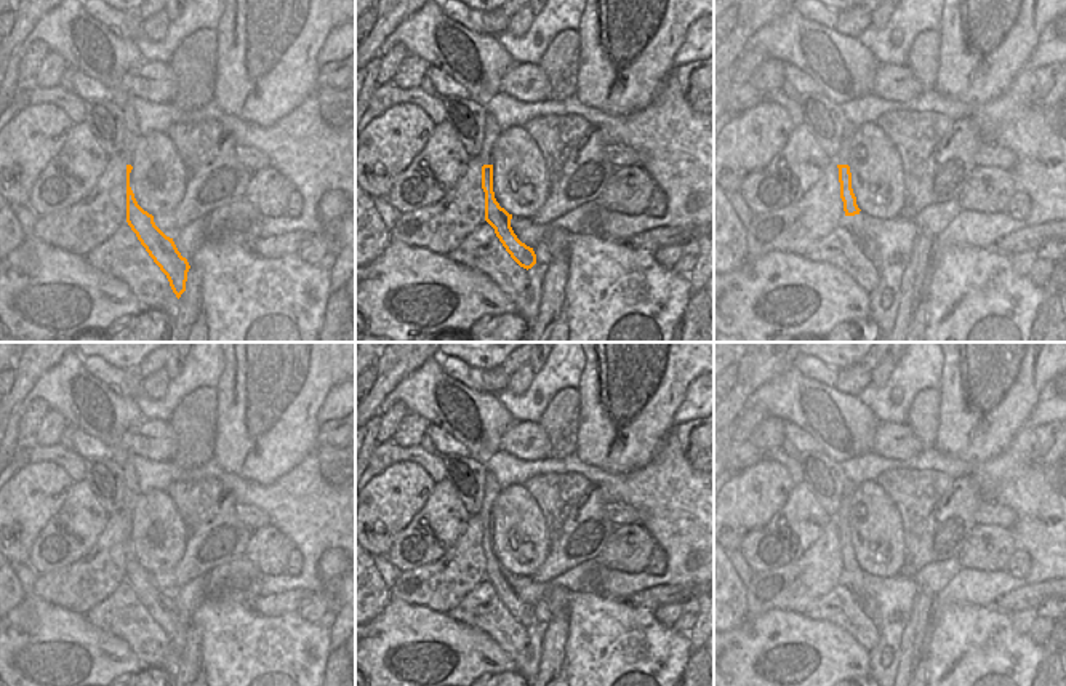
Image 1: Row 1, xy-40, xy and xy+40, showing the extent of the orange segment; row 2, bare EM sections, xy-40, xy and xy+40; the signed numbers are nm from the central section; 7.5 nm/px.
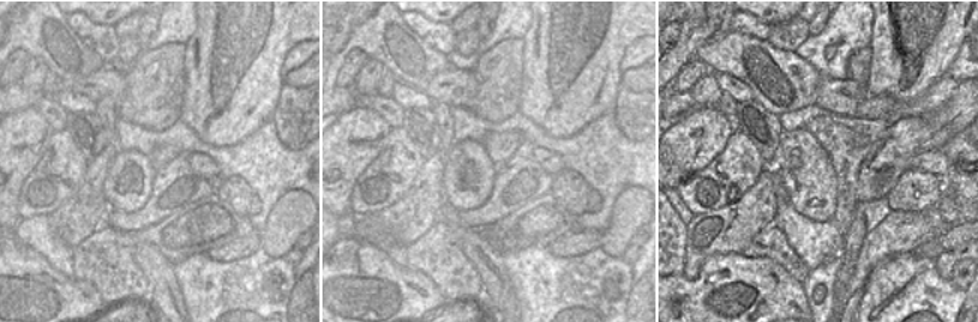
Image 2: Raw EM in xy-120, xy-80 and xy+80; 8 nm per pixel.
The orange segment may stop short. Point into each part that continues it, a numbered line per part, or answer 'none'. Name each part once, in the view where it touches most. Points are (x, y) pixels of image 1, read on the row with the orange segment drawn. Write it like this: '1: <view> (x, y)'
1: xy+40 (842, 157)

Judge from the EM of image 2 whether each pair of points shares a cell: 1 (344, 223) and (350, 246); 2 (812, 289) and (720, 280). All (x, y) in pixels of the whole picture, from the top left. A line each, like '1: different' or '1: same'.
1: different
2: different

